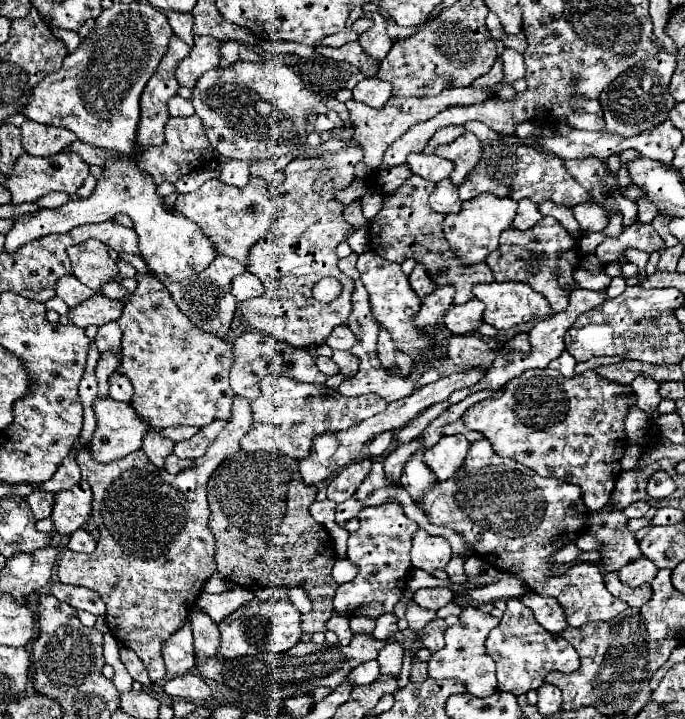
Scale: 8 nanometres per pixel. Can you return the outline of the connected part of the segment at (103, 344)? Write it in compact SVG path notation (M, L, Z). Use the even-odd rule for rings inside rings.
M109 322L99 328L95 336L95 344L99 352L111 352L117 358L121 358L121 330L117 322Z

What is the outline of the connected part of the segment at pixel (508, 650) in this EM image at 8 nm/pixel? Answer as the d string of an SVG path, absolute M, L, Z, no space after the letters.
M507 600L507 610L499 626L487 638L487 650L497 664L499 690L511 694L527 694L543 684L543 678L551 670L573 672L579 666L579 656L575 648L559 634L549 634L533 616L531 608L523 606L519 600Z

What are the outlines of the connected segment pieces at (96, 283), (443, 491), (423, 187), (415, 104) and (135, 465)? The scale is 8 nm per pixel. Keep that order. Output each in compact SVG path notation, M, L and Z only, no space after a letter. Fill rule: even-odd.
M85 240L67 248L67 256L73 266L73 276L95 292L118 275L117 264L111 260L103 242Z
M485 438L471 444L471 450L461 470L457 470L449 480L439 482L431 490L427 490L427 494L419 502L419 508L429 516L429 522L437 526L449 526L455 532L459 532L467 540L467 544L473 548L473 552L481 556L485 562L489 562L493 568L521 578L523 584L535 594L551 596L559 600L559 604L563 606L567 614L569 626L577 628L587 622L611 620L627 608L623 600L609 594L603 582L603 570L597 564L579 562L561 576L547 576L549 570L555 568L555 564L551 562L551 556L559 552L563 546L577 542L577 538L587 530L585 524L589 516L581 498L581 488L575 484L561 482L557 478L543 478L531 468L511 458L497 456Z
M411 176L401 188L397 188L397 194L391 194L389 198L383 198L383 208L379 214L369 222L369 246L375 254L389 262L403 262L405 258L415 258L421 262L429 274L433 274L437 284L453 284L455 286L455 304L461 306L469 300L473 300L473 286L475 284L489 284L493 282L493 272L485 262L479 266L467 266L463 268L459 262L453 260L453 252L449 250L449 244L443 238L443 218L441 214L433 212L427 204L435 184L421 178Z
M447 88L437 96L429 96L429 98L397 98L391 96L387 100L387 104L383 108L371 108L367 104L361 104L357 100L349 100L345 106L351 114L351 120L355 124L355 134L353 138L359 140L359 144L363 146L363 164L367 168L377 168L385 156L385 150L389 144L393 144L397 138L401 138L413 124L419 122L427 122L433 116L437 116L441 110L447 110L451 106L473 106L473 104L481 104L489 100L489 90L473 90L473 88Z
M235 396L233 418L219 432L205 456L197 458L195 464L199 466L175 476L167 470L157 470L143 450L107 464L97 462L87 448L77 454L83 482L93 490L91 514L101 530L101 538L91 554L64 548L57 562L57 576L63 584L85 586L101 596L107 606L111 634L143 660L153 682L167 674L161 656L163 642L181 628L205 582L215 574L217 540L207 526L207 480L225 458L239 452L239 440L251 424L251 402ZM113 488L125 488L129 494L109 492Z

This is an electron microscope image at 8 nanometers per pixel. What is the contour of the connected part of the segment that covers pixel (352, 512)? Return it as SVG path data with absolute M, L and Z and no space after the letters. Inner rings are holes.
M349 498L341 504L337 504L337 512L335 512L335 518L337 518L337 524L345 524L349 518L357 516L365 506L357 500L357 498Z

